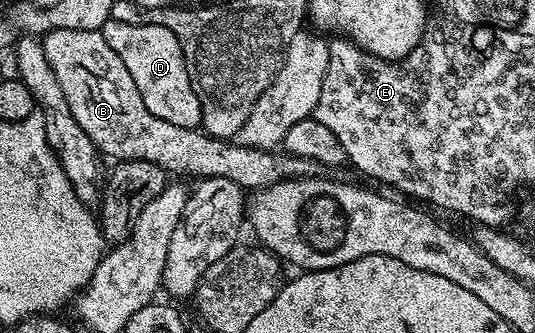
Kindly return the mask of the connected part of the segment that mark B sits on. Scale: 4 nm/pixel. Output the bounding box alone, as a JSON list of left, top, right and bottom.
[40,30,318,191]

